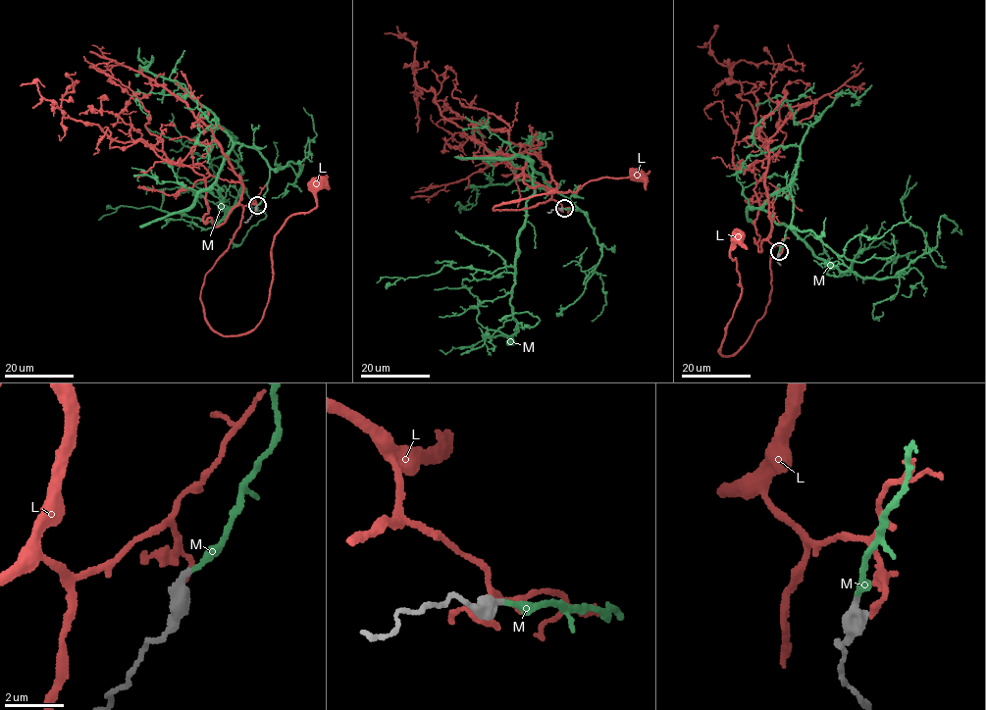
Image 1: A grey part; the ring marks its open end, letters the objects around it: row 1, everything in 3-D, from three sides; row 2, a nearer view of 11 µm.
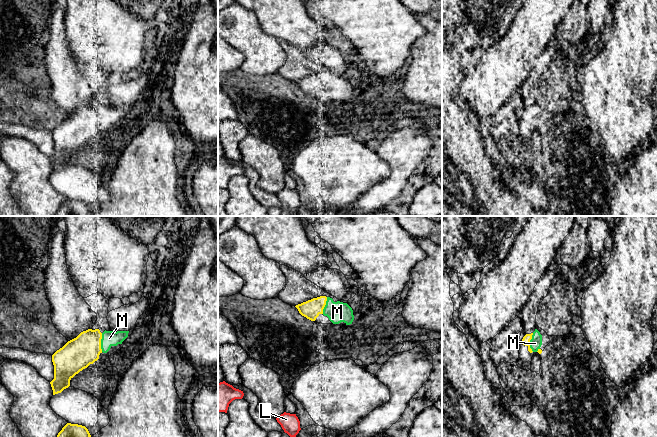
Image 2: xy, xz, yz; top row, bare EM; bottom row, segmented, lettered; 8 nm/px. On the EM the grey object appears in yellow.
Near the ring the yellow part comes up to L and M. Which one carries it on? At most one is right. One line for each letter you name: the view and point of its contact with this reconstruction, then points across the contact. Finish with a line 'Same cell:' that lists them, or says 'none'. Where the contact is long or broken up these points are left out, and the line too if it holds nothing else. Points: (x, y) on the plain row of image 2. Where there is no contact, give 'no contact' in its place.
M: contact xy (100, 118)
Same cell: M

